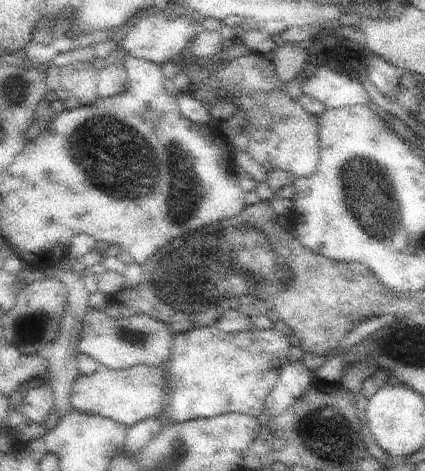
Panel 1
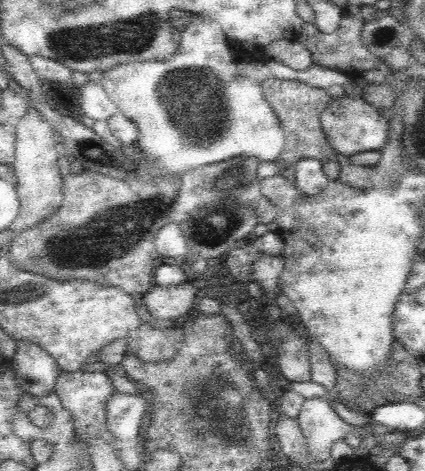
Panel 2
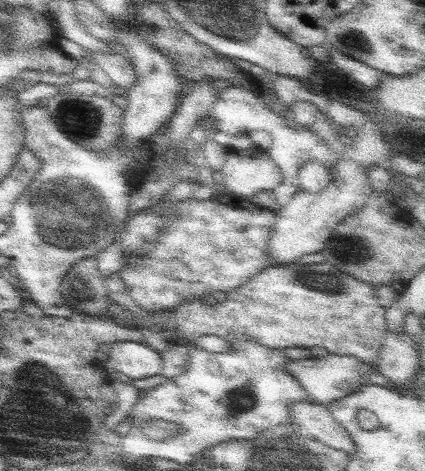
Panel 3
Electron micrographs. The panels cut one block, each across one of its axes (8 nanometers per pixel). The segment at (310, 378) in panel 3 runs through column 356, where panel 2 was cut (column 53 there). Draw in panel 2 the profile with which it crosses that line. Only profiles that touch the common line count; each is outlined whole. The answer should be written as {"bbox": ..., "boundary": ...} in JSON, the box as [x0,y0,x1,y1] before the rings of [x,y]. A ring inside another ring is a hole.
{"bbox":[12,342,62,398],"boundary":[[[16,342],[16,356],[12,362],[18,374],[18,384],[24,388],[24,392],[30,392],[36,398],[54,392],[62,370],[56,358],[44,348],[30,342]]]}

